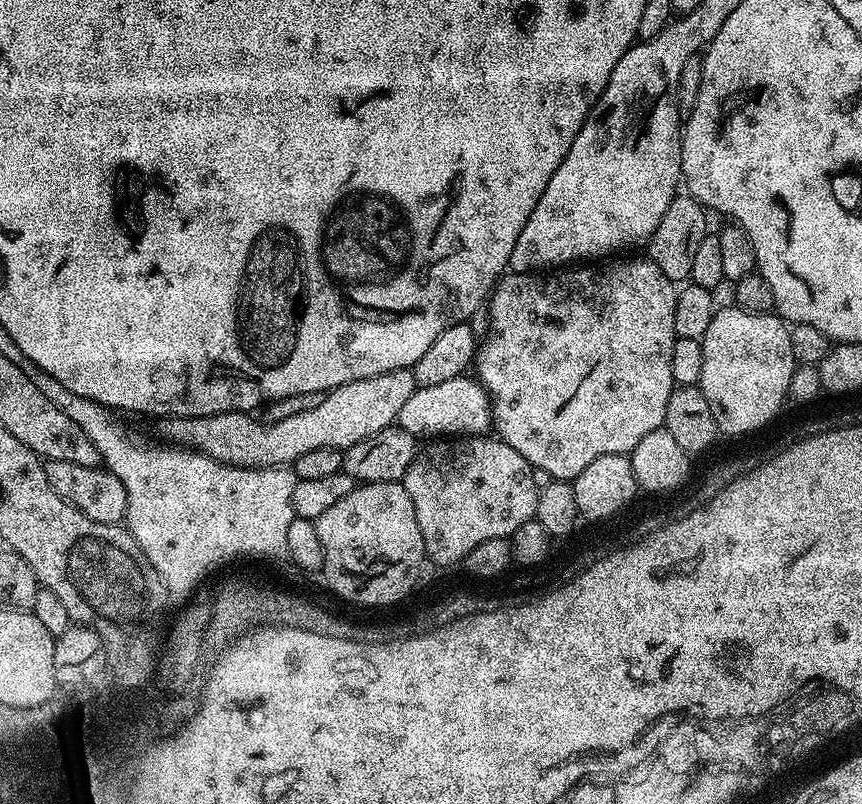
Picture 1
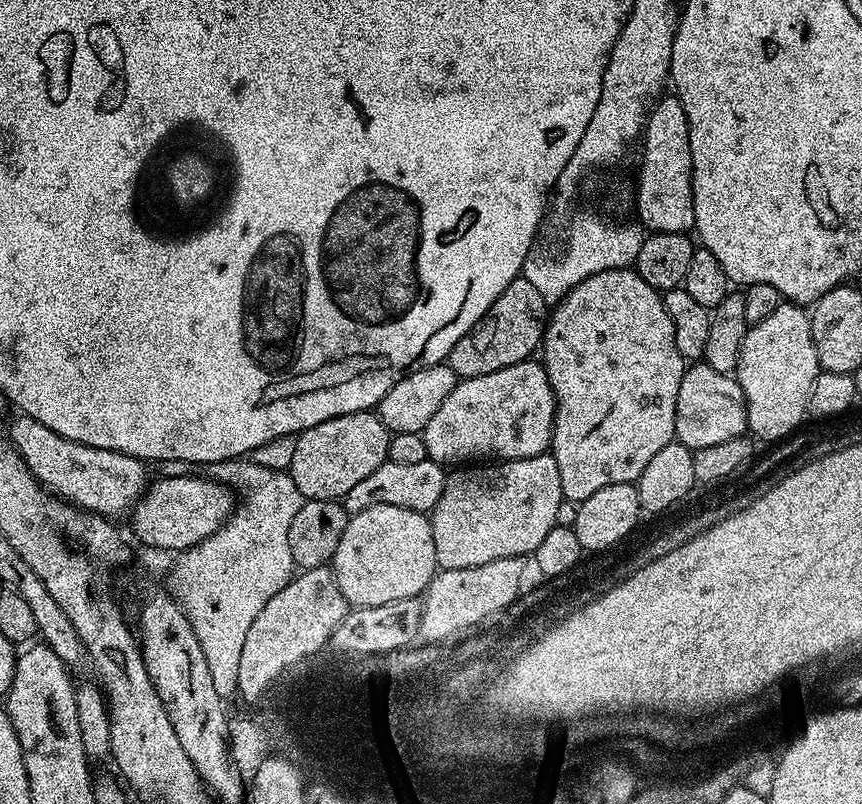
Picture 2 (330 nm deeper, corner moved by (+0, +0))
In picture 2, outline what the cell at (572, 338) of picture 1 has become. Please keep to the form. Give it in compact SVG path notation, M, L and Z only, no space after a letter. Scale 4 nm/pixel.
M615 268L602 270L598 274L590 274L578 286L574 286L560 299L559 304L551 309L542 341L542 363L550 378L550 386L556 399L556 417L552 427L552 443L550 454L554 462L558 462L558 475L562 478L562 494L564 499L579 502L590 498L602 486L615 484L631 484L640 479L642 470L650 463L650 458L662 450L662 446L673 443L676 434L676 403L678 402L678 386L682 386L686 361L678 354L678 342L674 342L674 322L670 322L670 314L666 314L664 297L656 291L650 282L643 280L632 268Z

